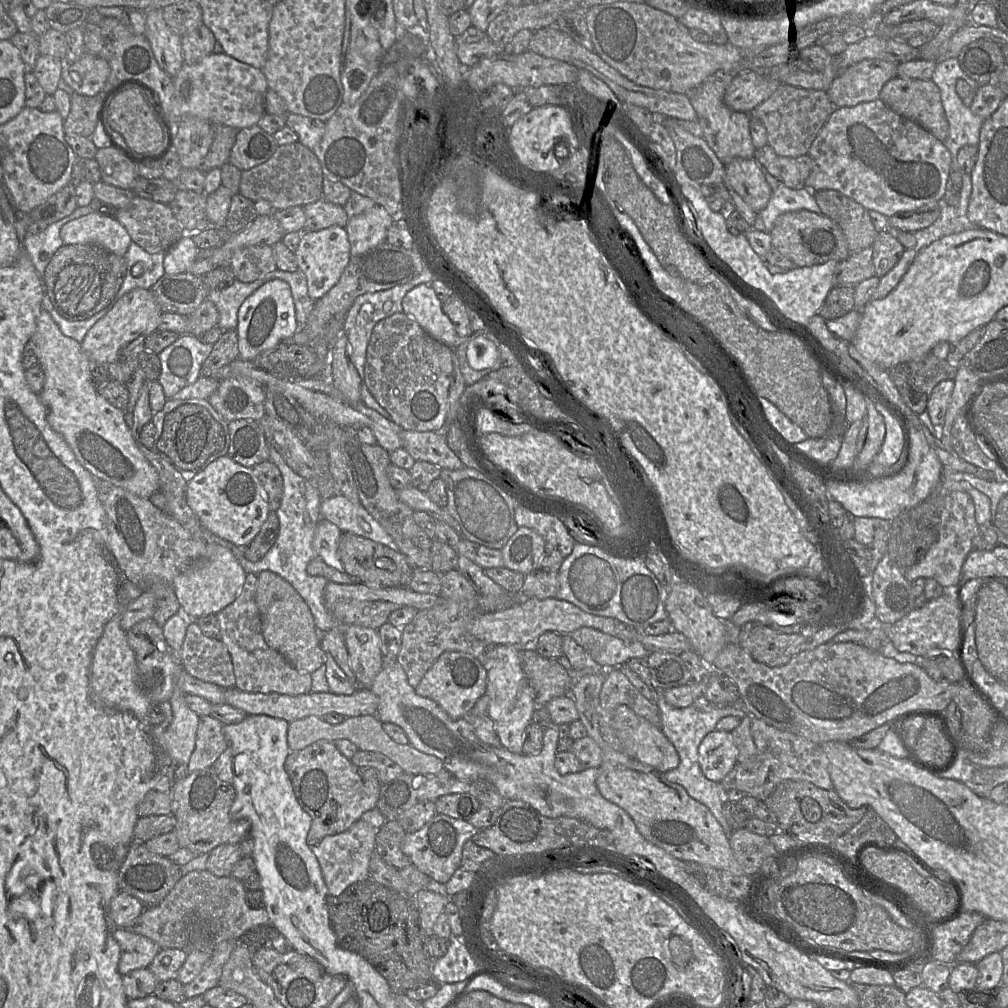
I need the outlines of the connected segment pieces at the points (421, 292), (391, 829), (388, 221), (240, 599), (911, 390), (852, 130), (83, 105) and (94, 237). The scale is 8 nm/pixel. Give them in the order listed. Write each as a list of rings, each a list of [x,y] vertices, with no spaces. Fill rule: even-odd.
[[[420,284],[411,289],[402,300],[403,312],[414,319],[430,336],[448,347],[456,347],[459,343],[459,336],[456,333],[453,323],[443,311],[443,303],[437,297],[430,284]]]
[[[387,821],[376,834],[374,852],[388,865],[401,870],[411,865],[401,847],[406,831],[397,821]]]
[[[379,204],[351,217],[345,227],[350,242],[351,257],[362,255],[385,242],[392,223],[392,216]]]
[[[246,574],[245,582],[237,598],[215,614],[233,665],[235,687],[250,693],[279,693],[298,696],[311,692],[311,674],[295,669],[280,653],[271,649],[262,633],[260,613],[256,604],[257,574]]]
[[[931,352],[918,359],[899,363],[888,369],[905,403],[916,414],[927,410],[934,387],[944,380],[954,380],[957,366],[939,359]]]
[[[880,98],[853,107],[837,107],[813,141],[808,156],[812,171],[803,186],[813,193],[836,190],[887,218],[937,203],[944,197],[951,172],[951,155],[945,145],[916,122],[891,110]]]
[[[74,91],[70,112],[63,122],[65,134],[91,138],[99,119],[101,103],[101,95],[85,96]]]
[[[96,212],[66,223],[60,236],[64,244],[93,243],[118,256],[125,256],[132,242],[127,230],[116,218]]]

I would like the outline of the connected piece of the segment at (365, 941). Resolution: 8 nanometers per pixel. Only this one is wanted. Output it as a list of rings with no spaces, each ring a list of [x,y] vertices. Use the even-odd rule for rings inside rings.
[[[370,879],[350,885],[339,896],[326,896],[326,907],[337,945],[365,958],[387,981],[394,994],[435,983],[433,961],[428,954],[427,935],[415,897],[378,884]]]

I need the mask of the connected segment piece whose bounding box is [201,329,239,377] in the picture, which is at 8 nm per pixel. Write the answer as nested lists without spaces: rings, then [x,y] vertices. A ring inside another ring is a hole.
[[[234,329],[223,331],[202,365],[201,376],[211,376],[236,358],[239,358],[237,332]]]

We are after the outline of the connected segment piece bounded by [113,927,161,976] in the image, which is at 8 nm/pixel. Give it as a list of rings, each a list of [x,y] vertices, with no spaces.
[[[124,927],[115,928],[113,936],[121,949],[118,964],[118,972],[121,976],[132,970],[148,967],[161,950],[151,939]]]

